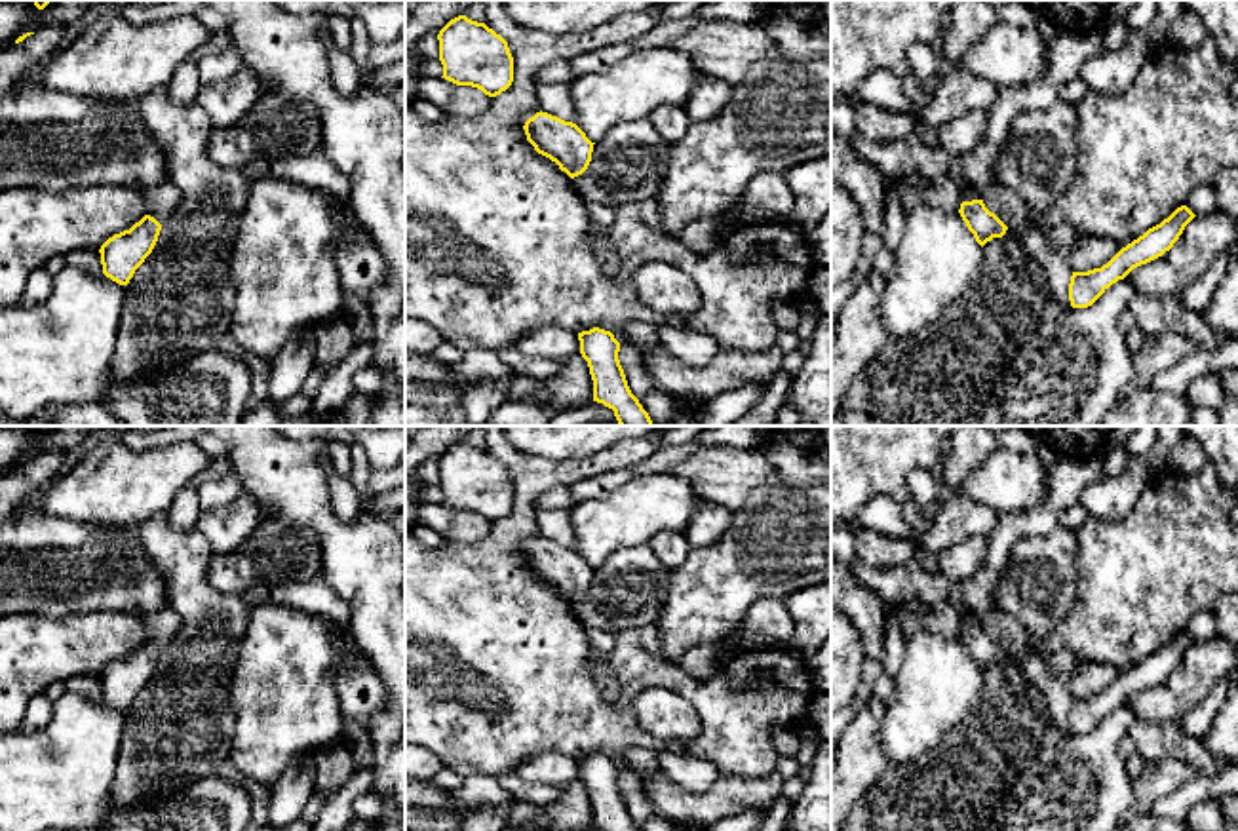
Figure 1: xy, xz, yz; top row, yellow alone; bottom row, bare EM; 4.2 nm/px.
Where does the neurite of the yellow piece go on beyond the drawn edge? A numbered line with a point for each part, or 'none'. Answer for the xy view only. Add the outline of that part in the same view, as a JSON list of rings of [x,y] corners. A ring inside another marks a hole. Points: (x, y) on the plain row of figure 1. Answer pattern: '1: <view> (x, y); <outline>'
none

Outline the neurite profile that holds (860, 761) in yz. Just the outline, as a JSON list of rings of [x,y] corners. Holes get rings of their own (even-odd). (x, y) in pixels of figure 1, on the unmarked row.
[[[871,698],[842,730],[831,770],[831,831],[842,831],[850,812],[869,801],[890,761],[880,744],[886,705]]]

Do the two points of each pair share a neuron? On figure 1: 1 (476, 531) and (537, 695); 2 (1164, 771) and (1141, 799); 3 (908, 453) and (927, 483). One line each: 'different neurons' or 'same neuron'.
1: different neurons
2: same neuron
3: different neurons

